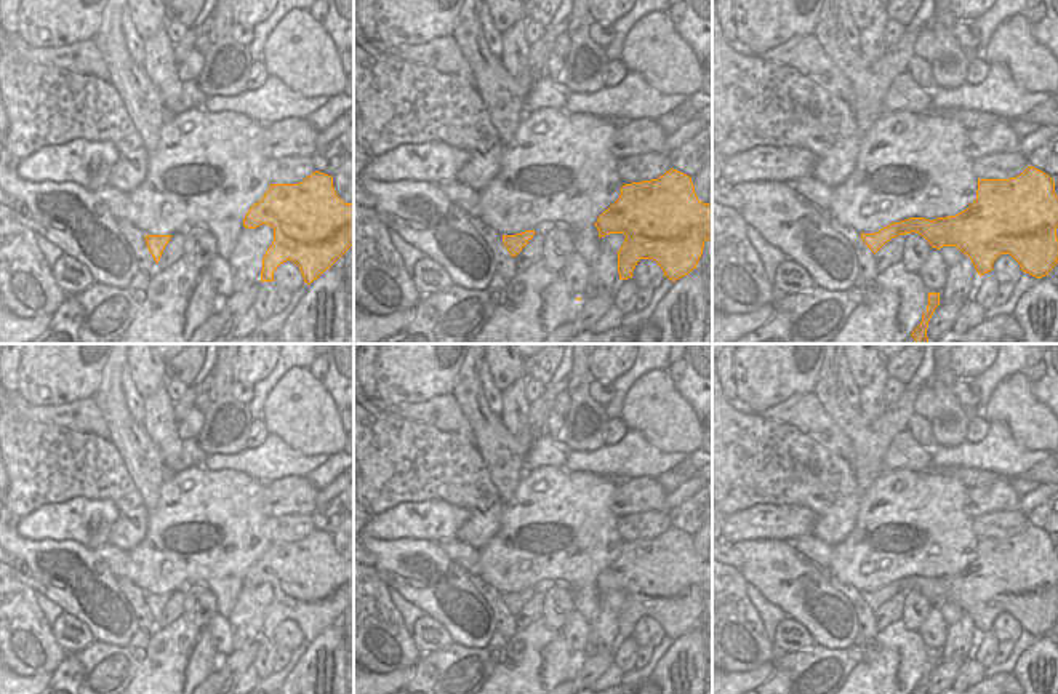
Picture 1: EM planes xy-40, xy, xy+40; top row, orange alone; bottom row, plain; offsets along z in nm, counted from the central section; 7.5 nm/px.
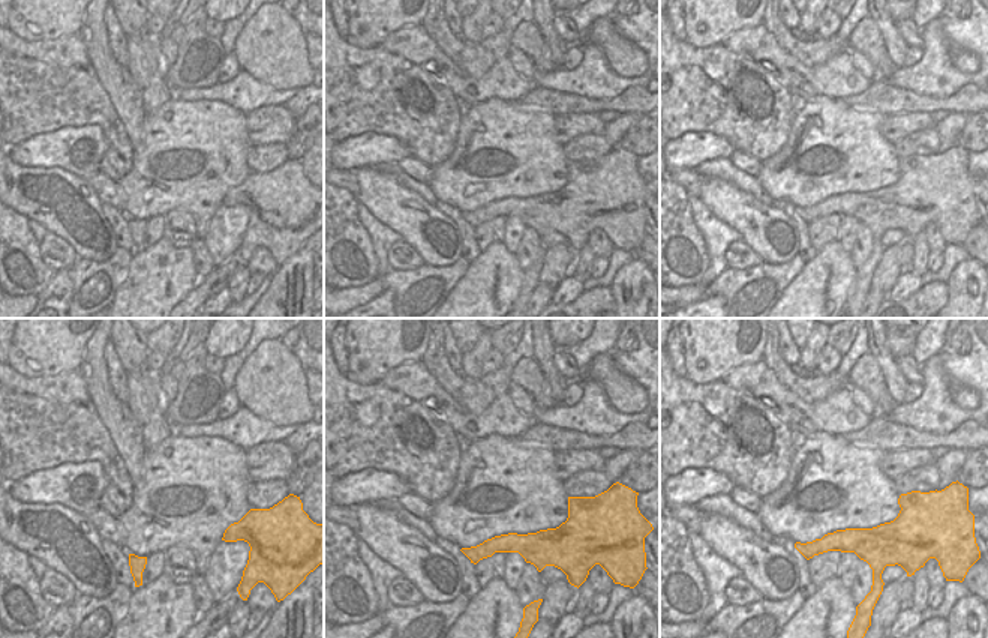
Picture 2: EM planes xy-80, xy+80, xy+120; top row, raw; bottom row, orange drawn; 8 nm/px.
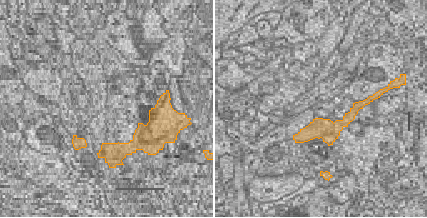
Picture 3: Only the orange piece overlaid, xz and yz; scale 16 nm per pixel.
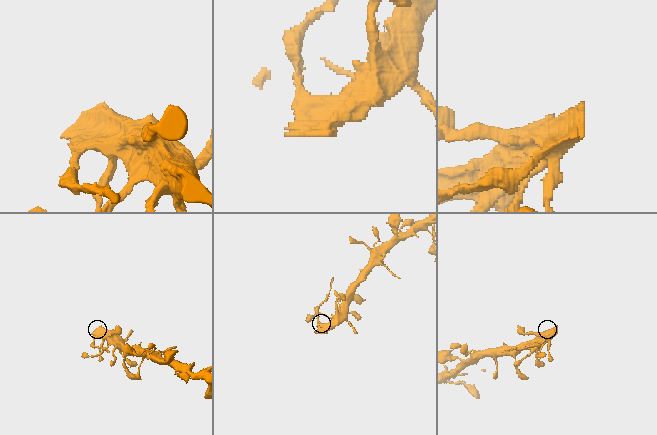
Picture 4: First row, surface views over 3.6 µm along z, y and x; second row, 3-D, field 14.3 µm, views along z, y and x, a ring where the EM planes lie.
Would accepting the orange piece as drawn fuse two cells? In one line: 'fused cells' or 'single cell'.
fused cells

